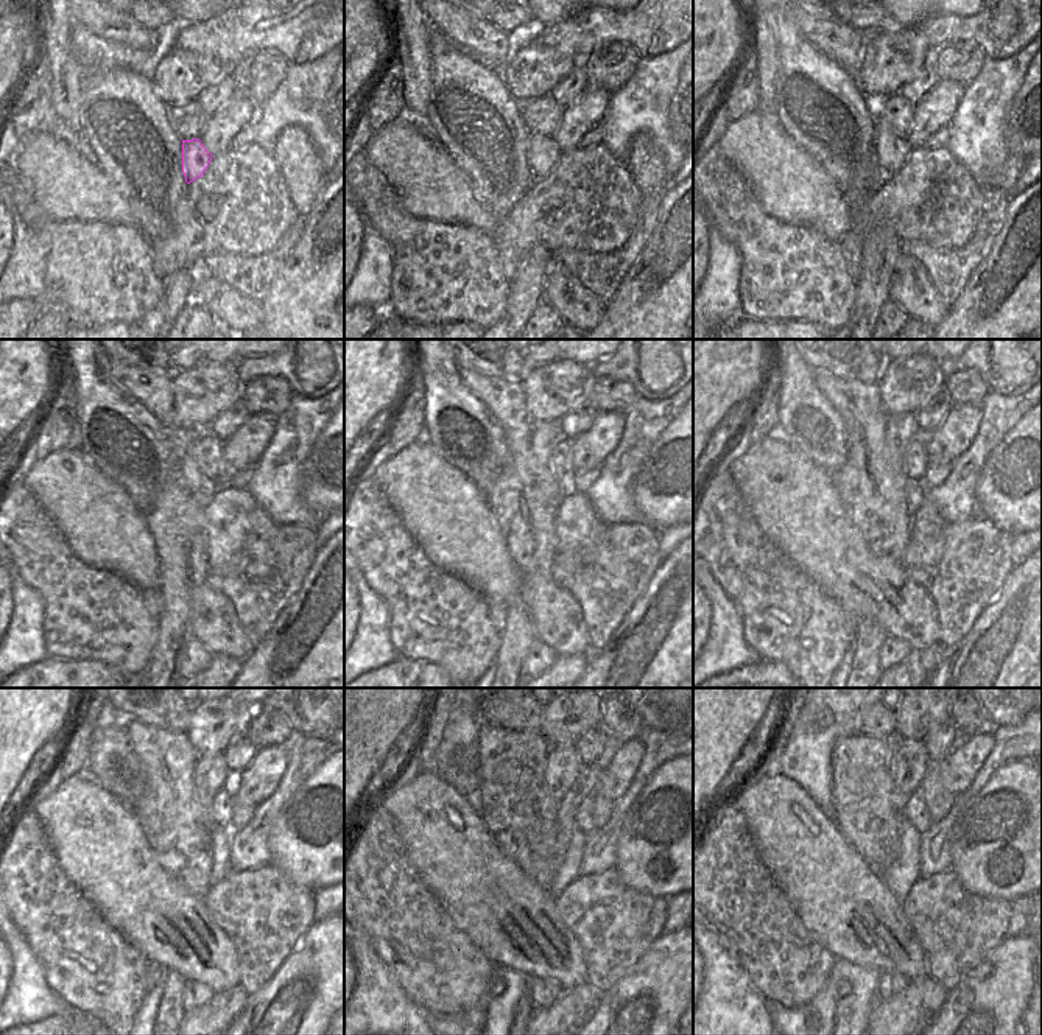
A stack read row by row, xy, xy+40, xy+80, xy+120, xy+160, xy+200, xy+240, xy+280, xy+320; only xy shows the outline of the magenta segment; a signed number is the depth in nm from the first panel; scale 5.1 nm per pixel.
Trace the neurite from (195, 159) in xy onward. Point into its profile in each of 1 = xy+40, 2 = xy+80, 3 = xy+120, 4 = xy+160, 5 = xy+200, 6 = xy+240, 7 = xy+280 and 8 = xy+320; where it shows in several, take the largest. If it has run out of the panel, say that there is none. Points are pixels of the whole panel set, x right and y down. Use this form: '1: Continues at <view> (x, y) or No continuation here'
1: Continues at xy+40 (542, 151)
2: Continues at xy+80 (891, 151)
3: Continues at xy+120 (184, 441)
4: Continues at xy+160 (545, 435)
5: Continues at xy+200 (901, 428)
6: Continues at xy+240 (211, 774)
7: Continues at xy+280 (563, 772)
8: Continues at xy+320 (910, 760)

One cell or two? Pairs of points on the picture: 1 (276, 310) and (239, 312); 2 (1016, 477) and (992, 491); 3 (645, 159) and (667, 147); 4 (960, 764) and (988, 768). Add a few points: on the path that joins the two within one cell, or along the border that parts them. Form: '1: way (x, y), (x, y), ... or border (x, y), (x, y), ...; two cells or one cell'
1: border (259, 302), (262, 322); two cells
2: way (1010, 483), (999, 489); one cell
3: border (636, 133), (651, 139), (668, 185); two cells
4: border (992, 735), (992, 750), (963, 792); two cells

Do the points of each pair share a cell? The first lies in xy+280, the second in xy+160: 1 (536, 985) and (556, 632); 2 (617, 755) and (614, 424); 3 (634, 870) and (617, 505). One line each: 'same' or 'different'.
1: different
2: same
3: different

